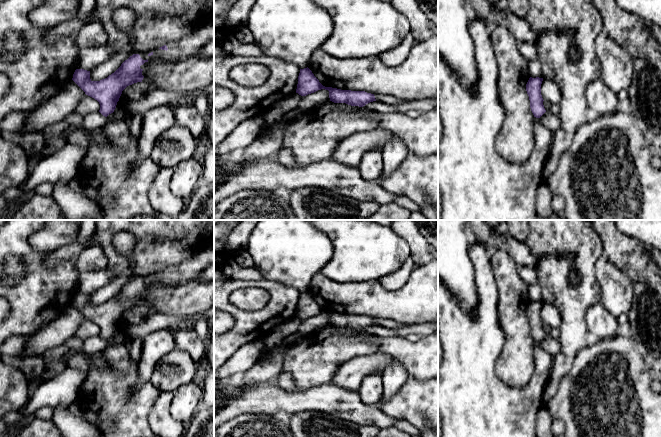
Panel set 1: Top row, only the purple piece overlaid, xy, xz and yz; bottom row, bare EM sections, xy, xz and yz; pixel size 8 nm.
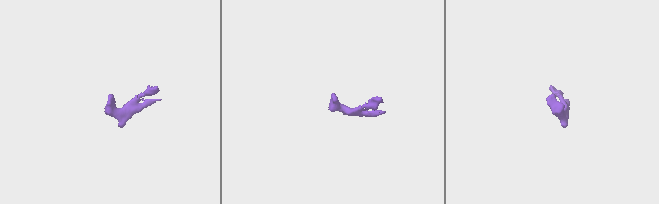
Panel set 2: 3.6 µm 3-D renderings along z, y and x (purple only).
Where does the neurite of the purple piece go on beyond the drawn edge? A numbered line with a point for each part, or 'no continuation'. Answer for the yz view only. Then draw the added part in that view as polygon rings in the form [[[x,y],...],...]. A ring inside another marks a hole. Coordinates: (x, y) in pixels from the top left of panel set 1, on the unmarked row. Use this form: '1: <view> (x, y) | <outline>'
1: yz (548, 343) | [[[546,335],[540,342],[539,345],[547,351],[552,357],[554,357],[559,348],[559,342],[557,339],[554,339],[551,335]]]

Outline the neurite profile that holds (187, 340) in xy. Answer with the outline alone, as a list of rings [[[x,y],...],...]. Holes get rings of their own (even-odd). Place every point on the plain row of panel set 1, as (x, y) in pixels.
[[[182,329],[173,332],[175,345],[186,351],[193,361],[202,366],[206,352],[206,342],[202,341],[193,329]]]

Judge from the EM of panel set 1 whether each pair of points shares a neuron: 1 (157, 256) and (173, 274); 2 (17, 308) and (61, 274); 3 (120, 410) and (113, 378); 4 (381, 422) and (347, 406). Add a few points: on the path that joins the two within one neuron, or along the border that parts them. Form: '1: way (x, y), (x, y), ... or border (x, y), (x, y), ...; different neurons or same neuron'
1: border (188, 256), (180, 262), (165, 268); different neurons
2: way (28, 307), (50, 285); same neuron
3: way (120, 402), (117, 396), (117, 386); same neuron
4: way (373, 416), (355, 411); same neuron

